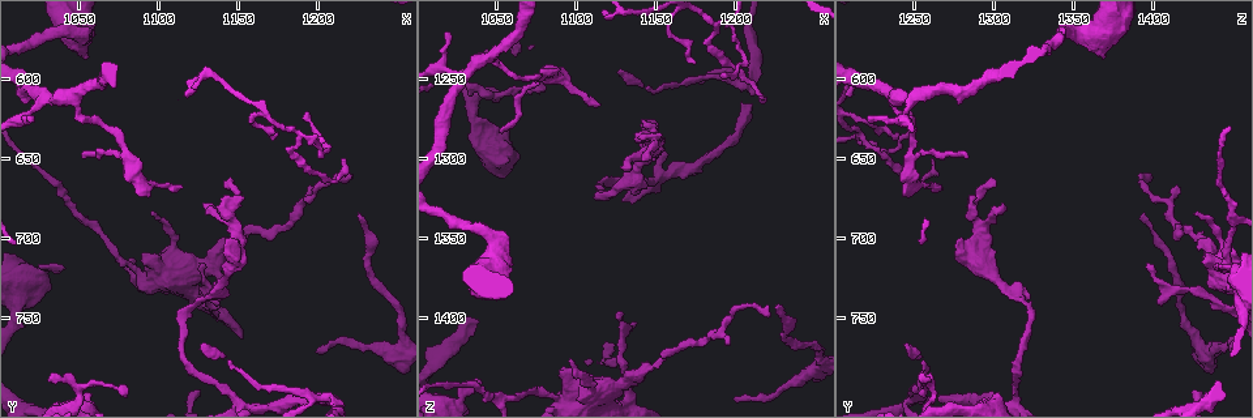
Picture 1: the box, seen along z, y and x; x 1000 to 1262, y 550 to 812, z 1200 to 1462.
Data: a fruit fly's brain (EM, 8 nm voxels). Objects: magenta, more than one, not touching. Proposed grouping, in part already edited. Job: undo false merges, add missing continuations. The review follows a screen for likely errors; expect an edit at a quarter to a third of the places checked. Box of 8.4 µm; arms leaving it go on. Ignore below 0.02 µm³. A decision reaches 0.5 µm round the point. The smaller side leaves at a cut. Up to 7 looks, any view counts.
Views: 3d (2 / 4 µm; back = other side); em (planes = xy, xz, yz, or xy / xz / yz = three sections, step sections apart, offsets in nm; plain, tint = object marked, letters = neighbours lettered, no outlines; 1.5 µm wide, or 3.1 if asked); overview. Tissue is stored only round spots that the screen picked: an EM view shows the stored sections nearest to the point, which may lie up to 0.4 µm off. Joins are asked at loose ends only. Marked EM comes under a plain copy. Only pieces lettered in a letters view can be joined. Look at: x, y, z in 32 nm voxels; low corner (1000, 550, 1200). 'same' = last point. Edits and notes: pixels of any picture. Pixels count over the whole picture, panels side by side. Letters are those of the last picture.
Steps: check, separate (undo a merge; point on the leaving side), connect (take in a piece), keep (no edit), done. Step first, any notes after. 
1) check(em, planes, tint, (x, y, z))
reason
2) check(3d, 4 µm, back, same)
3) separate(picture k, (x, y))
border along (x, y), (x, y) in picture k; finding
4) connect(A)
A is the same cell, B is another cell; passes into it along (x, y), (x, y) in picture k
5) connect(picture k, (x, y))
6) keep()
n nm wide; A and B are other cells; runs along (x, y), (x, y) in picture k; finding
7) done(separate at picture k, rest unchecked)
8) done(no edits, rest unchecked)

check(em, planes, letters, (1226, 686, 1394))
branch stops here

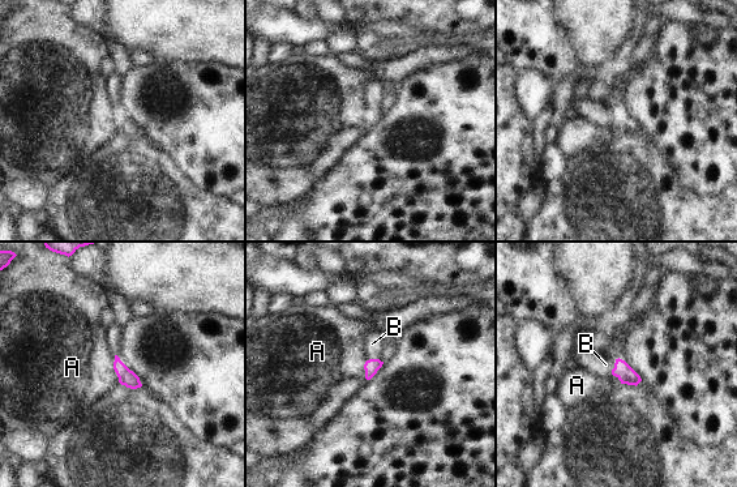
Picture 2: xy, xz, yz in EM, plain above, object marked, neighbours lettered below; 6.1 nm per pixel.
connect(B)
B is the same cell, A is another cell; passes into it along (626, 375), (612, 371), (596, 363) in picture 2; the neuron continues

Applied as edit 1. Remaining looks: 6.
check(em, yz, step 4, tint, (1218, 648, 1262))
thin end

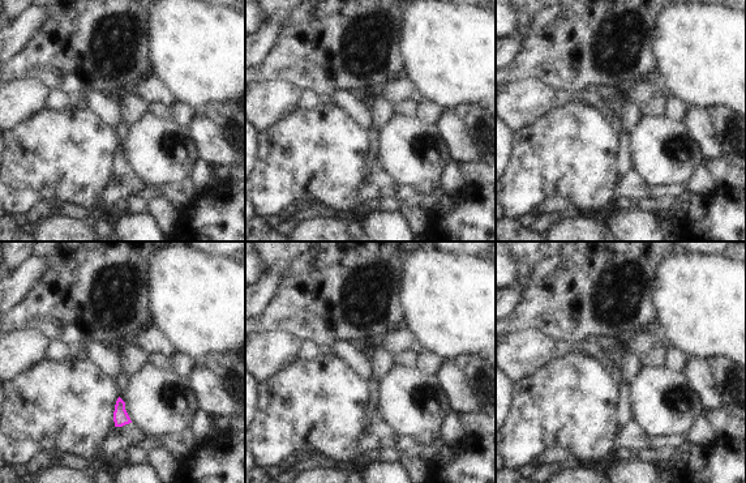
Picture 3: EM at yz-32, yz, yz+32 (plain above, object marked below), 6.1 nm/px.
check(em, yz, step 4, letters, same)

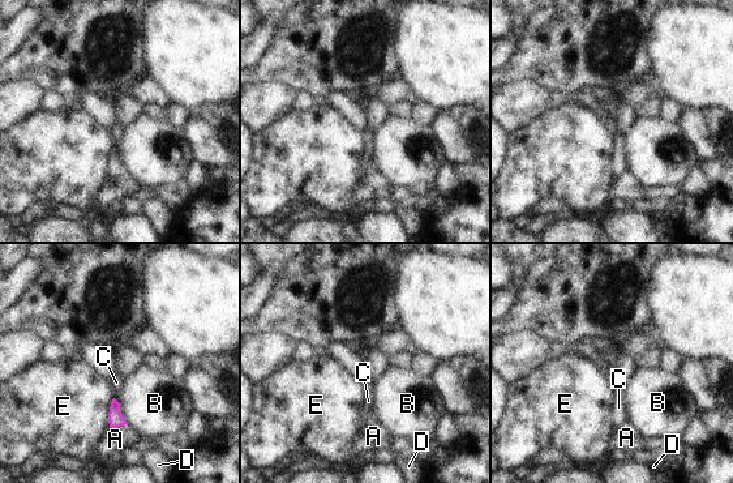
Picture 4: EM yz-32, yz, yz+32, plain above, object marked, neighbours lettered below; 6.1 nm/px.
keep()
A, B, C, D and E are other cells; border along (114, 398), (119, 404) in picture 4; no lettered piece goes on from it

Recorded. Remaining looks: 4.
check(3d, 4 µm, (1040, 716, 1440))

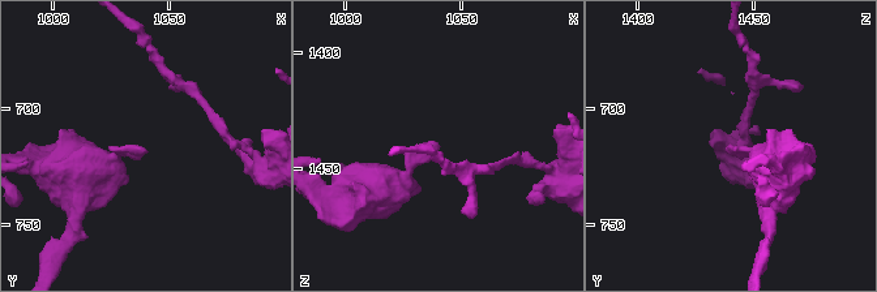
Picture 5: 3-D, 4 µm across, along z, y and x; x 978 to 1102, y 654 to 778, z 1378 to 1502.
check(em, planes, letters, (1039, 717, 1439))

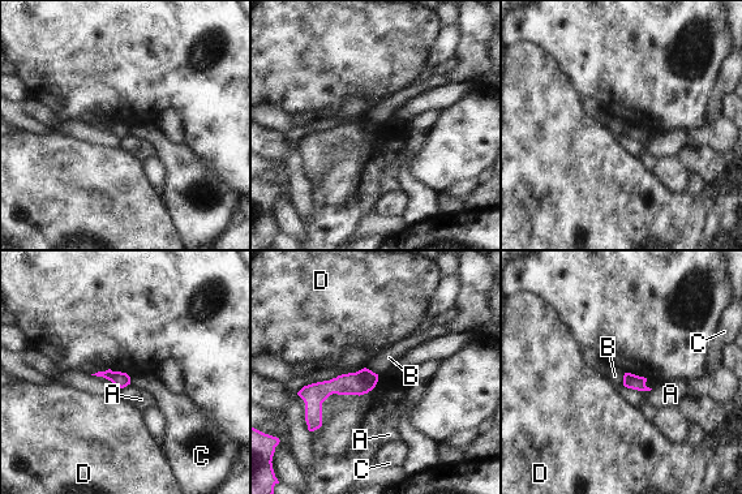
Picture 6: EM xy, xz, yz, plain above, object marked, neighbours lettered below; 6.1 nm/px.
keep()
90 nm wide; A, B, C and D are other cells; border along (365, 366), (377, 374) in picture 6; no lettered piece goes on from it

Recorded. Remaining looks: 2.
done(connect at picture 2, rest unchecked)

